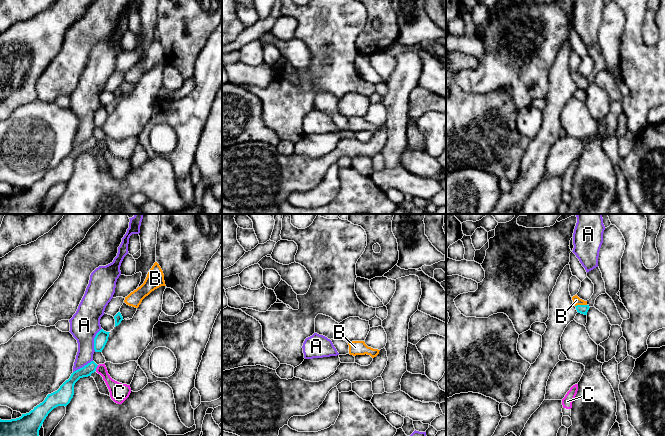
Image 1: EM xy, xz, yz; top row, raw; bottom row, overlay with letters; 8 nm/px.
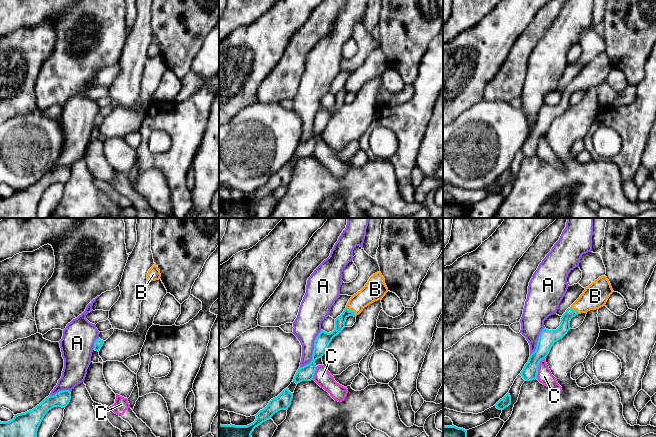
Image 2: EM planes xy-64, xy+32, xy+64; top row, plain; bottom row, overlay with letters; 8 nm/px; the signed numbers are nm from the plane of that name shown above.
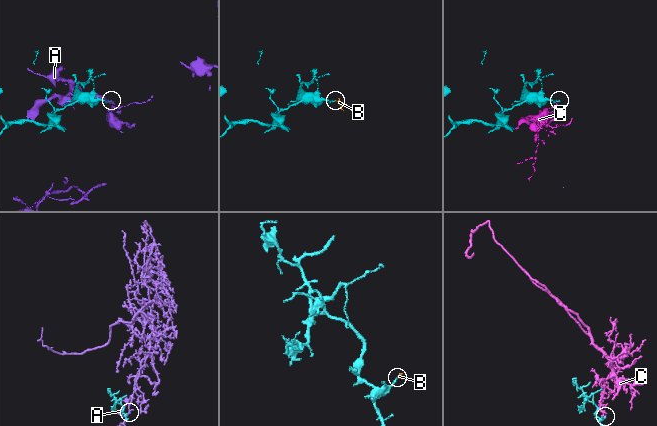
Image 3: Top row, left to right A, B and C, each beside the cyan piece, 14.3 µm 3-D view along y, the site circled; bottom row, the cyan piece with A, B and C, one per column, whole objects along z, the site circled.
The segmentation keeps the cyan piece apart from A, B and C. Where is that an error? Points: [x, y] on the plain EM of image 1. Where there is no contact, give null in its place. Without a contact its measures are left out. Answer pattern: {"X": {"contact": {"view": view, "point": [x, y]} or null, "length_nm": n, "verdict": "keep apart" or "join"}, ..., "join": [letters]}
{"A": {"contact": {"view": "xy", "point": [94, 116]}, "length_nm": 200, "verdict": "keep apart"}, "B": {"contact": {"view": "yz", "point": [580, 81]}, "length_nm": 100, "verdict": "join"}, "C": {"contact": {"view": "xy", "point": [96, 143]}, "length_nm": 50, "verdict": "keep apart"}, "join": ["B"]}

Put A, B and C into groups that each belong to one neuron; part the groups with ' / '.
A / B / C

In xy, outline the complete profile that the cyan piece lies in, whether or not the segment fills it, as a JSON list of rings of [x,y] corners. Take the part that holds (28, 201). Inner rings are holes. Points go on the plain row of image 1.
[[[91,137],[74,147],[57,167],[48,170],[45,176],[29,189],[22,190],[16,195],[0,195],[0,214],[40,214],[39,206],[48,190],[58,182],[66,183],[73,174],[75,159],[80,154],[91,152],[97,142]]]

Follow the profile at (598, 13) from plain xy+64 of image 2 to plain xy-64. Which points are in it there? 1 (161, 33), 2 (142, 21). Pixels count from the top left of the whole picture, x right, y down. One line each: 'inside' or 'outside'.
1: outside
2: inside

